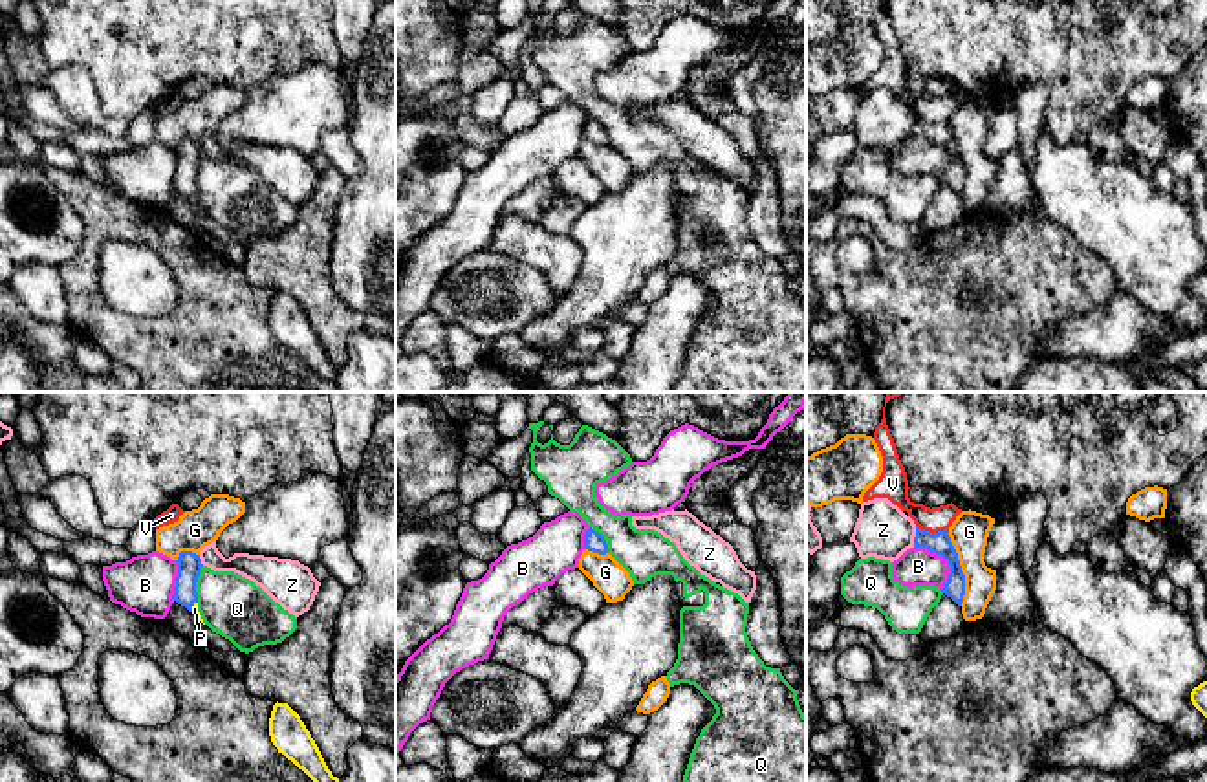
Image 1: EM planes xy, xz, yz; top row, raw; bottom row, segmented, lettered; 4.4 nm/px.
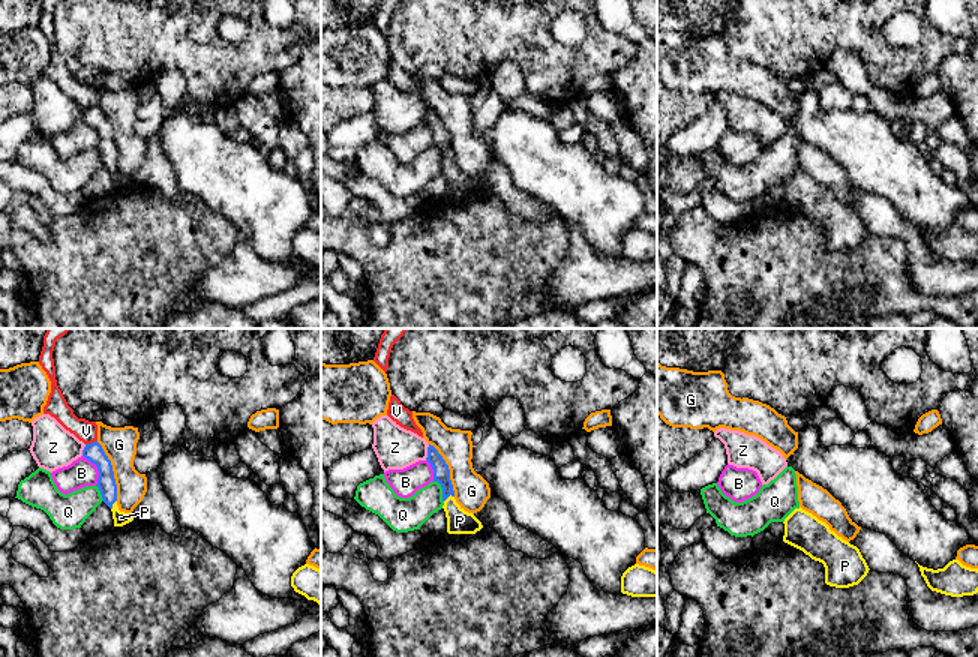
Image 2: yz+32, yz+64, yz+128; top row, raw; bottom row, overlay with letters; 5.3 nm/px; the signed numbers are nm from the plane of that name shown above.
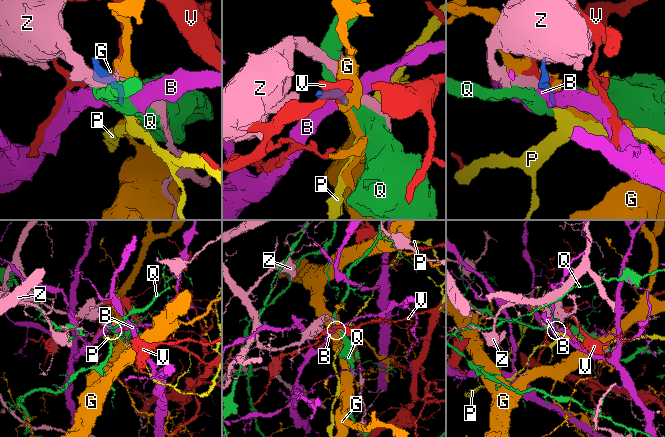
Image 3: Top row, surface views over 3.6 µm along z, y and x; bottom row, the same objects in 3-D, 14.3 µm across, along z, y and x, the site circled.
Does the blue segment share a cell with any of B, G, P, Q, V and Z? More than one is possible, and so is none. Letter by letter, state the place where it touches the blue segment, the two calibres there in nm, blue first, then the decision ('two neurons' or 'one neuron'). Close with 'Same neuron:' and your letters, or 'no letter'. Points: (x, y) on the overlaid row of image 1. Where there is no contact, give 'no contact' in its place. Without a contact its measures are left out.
B: yz (946, 559) | 100/170 nm | two neurons
G: yz (960, 568) | 100/170 nm | two neurons
P: xy (193, 605) | 110/30 nm | one neuron
Q: xy (196, 581) | 110/280 nm | two neurons
V: yz (933, 533) | 100/110 nm | two neurons
Z: yz (914, 537) | 100/240 nm | two neurons
Same neuron: P

